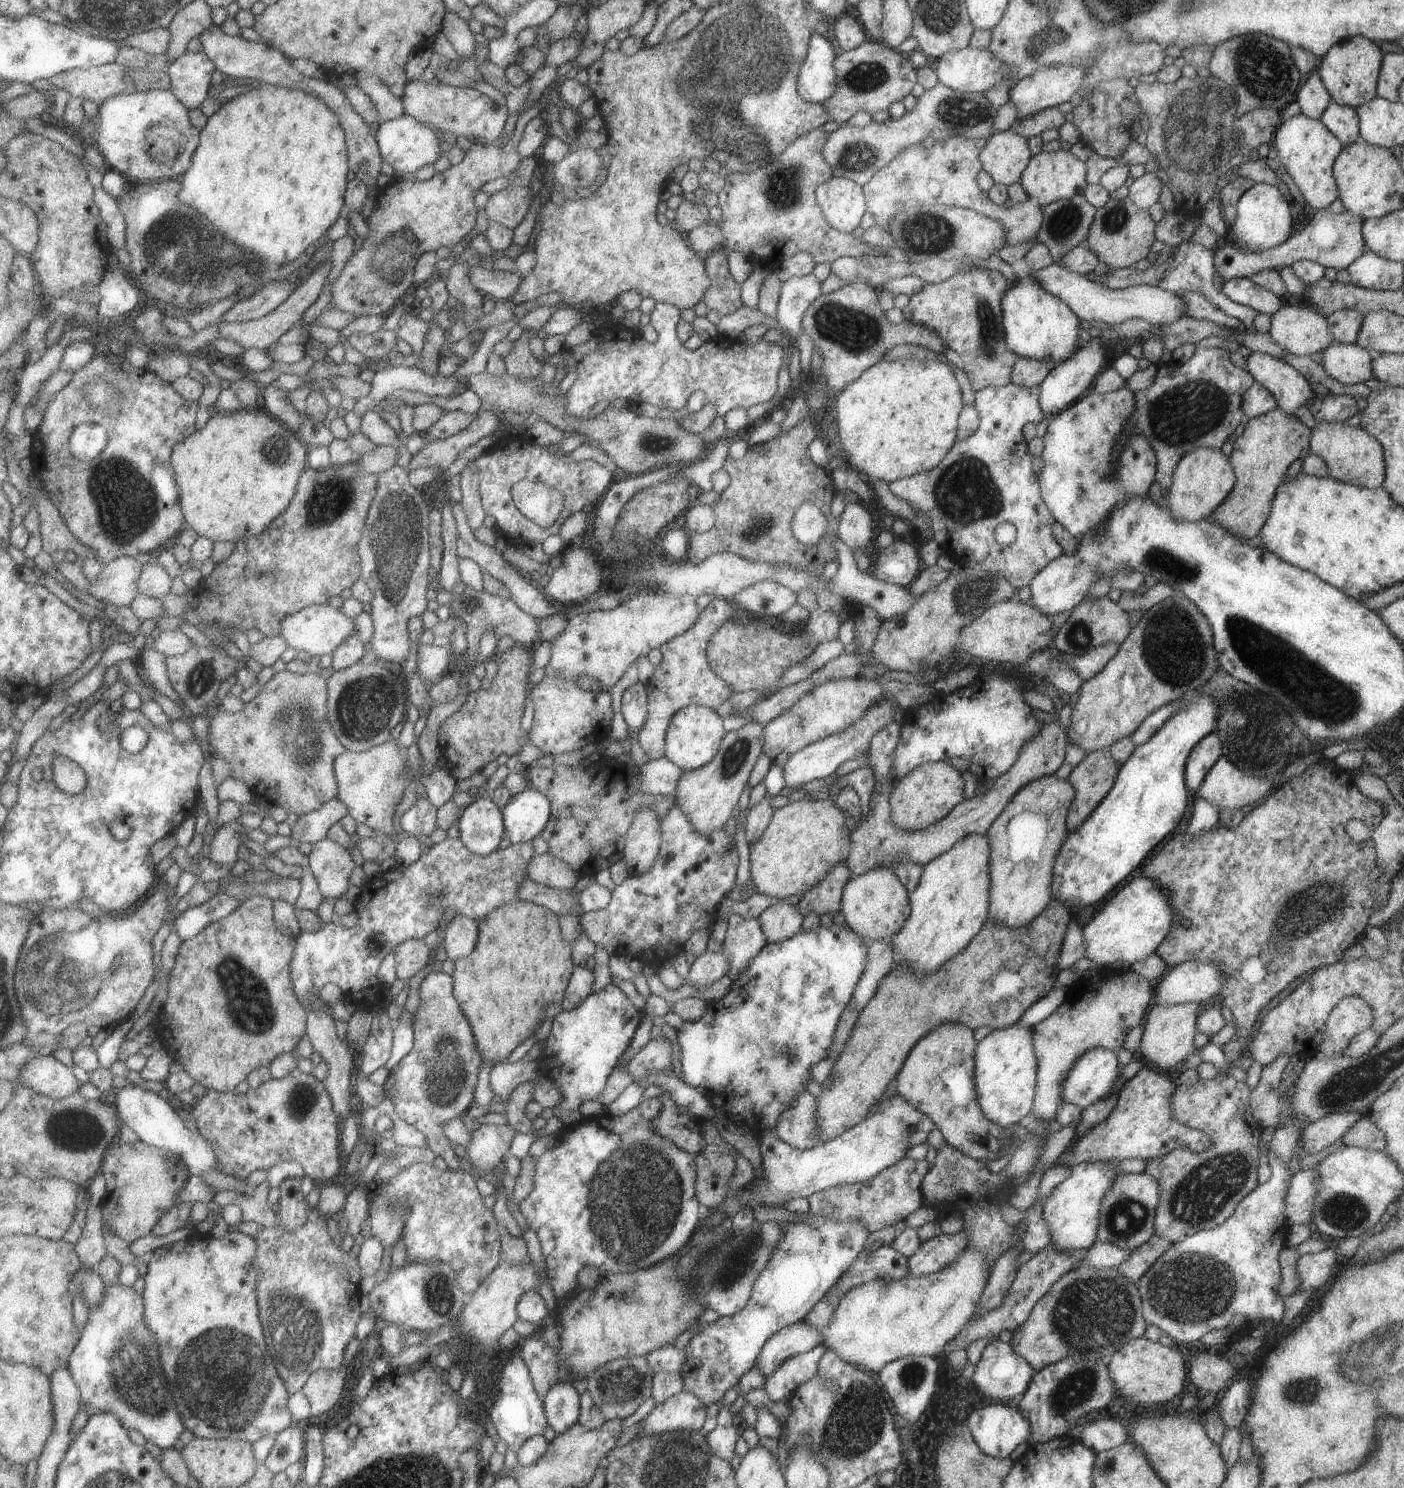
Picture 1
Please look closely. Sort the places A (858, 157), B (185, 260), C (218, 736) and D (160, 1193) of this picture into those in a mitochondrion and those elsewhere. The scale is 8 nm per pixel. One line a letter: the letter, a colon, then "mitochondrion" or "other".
A: mitochondrion
B: mitochondrion
C: other
D: mitochondrion

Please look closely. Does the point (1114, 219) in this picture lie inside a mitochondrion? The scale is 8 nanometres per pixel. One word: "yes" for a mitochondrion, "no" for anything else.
yes

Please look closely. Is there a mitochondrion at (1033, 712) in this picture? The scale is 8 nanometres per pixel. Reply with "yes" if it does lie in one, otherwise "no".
no

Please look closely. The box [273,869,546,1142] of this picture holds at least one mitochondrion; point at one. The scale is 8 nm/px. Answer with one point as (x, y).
(445, 1077)

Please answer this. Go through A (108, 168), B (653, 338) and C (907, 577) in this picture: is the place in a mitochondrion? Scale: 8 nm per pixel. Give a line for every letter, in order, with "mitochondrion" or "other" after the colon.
A: other
B: other
C: other

